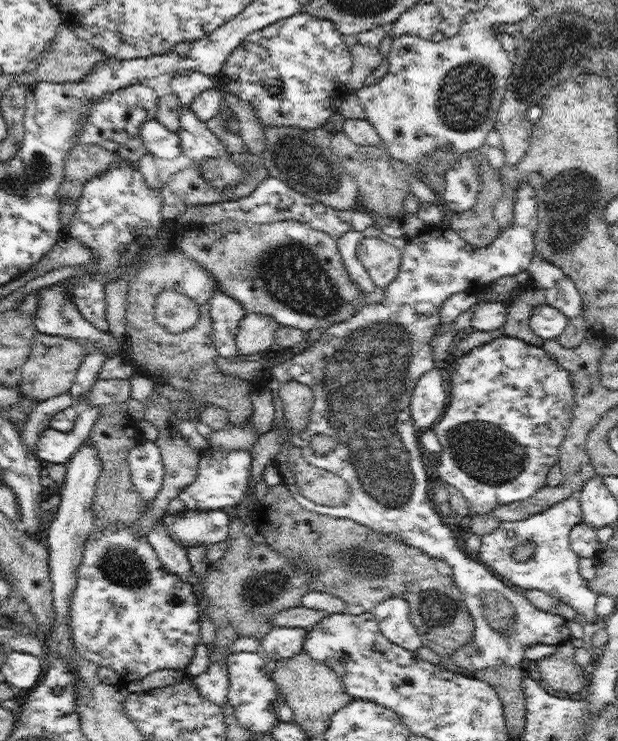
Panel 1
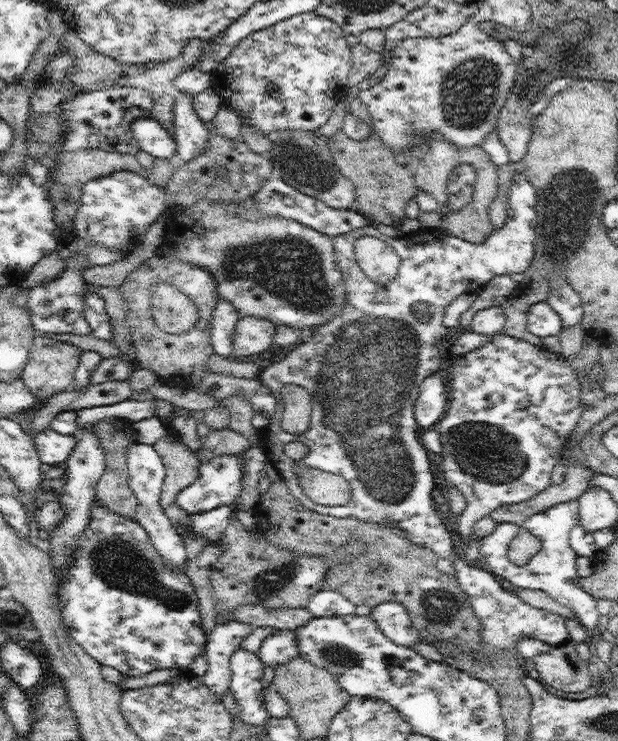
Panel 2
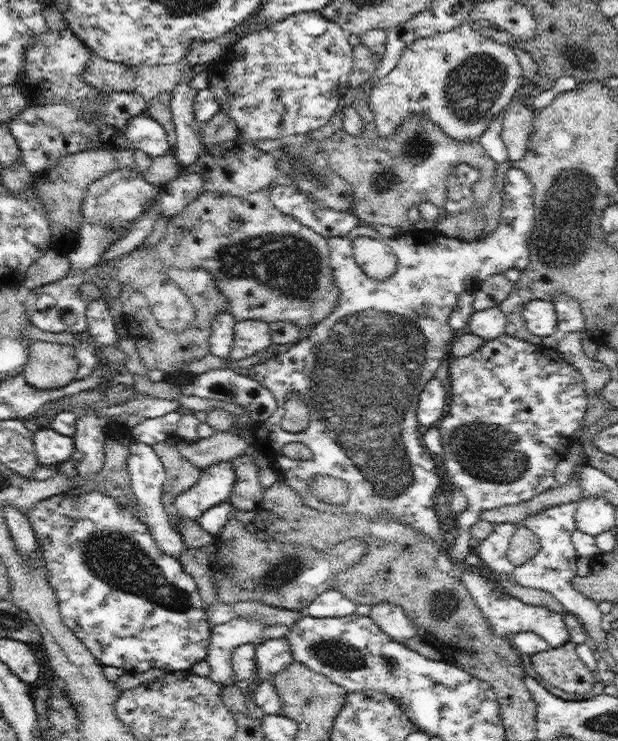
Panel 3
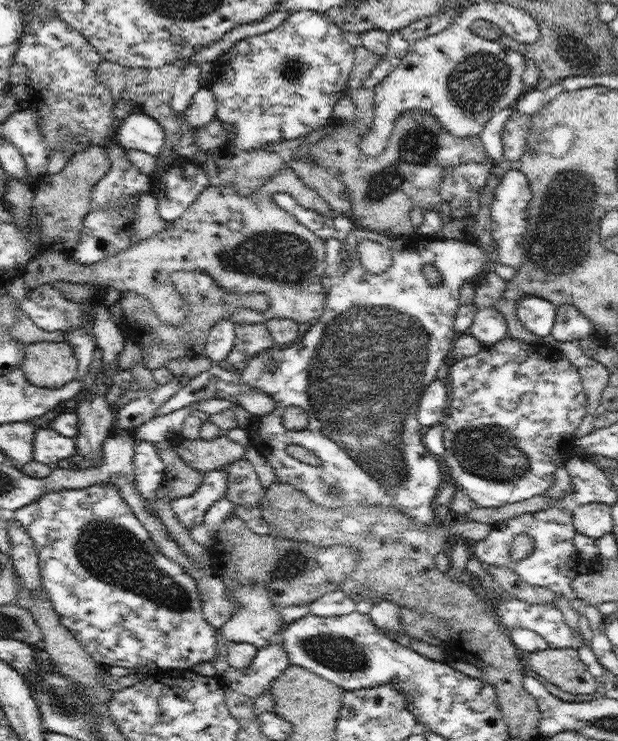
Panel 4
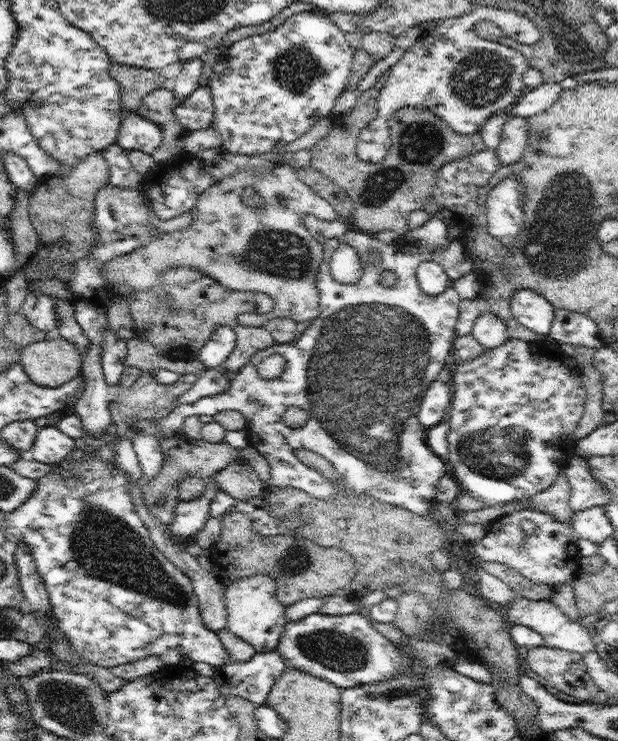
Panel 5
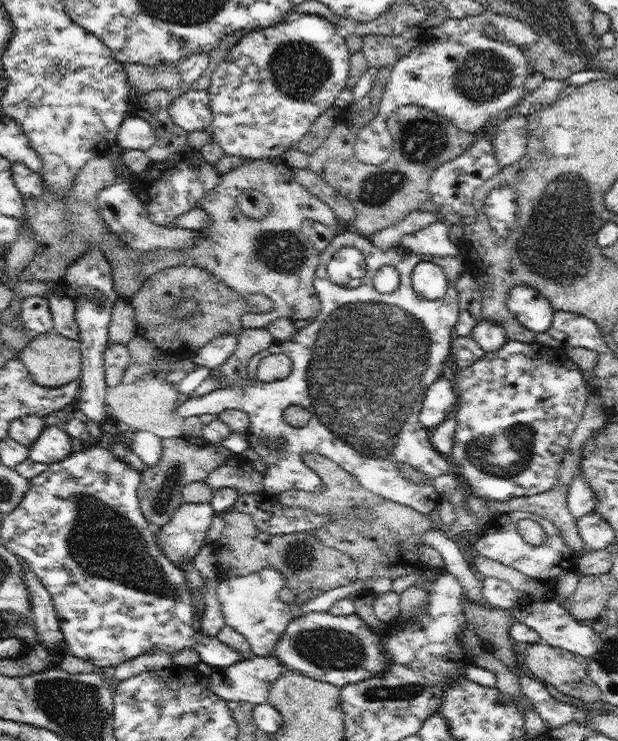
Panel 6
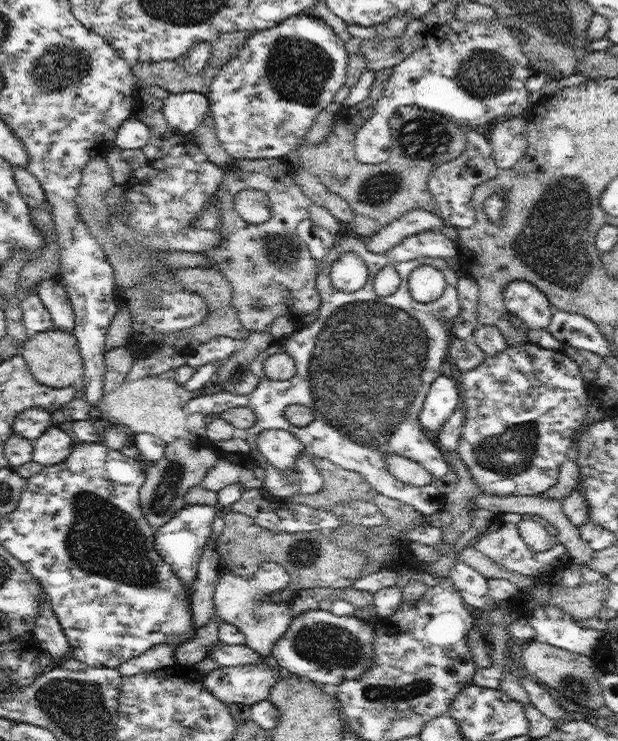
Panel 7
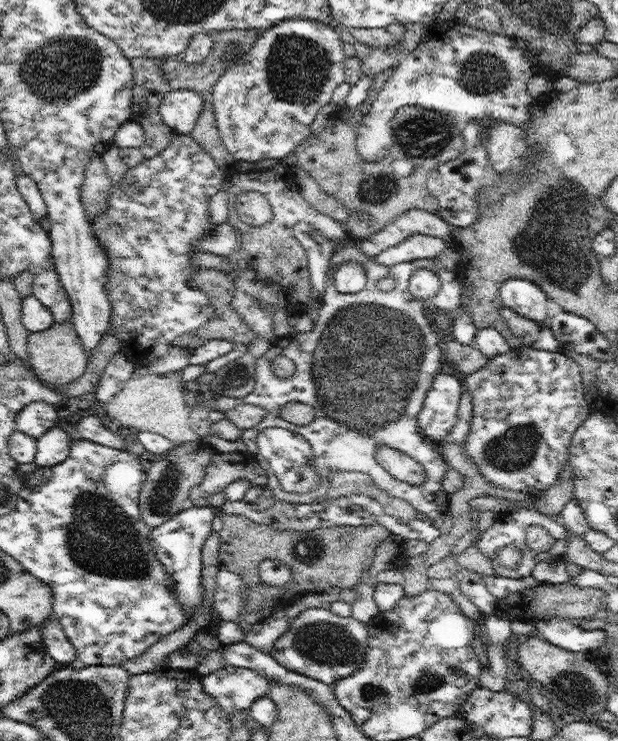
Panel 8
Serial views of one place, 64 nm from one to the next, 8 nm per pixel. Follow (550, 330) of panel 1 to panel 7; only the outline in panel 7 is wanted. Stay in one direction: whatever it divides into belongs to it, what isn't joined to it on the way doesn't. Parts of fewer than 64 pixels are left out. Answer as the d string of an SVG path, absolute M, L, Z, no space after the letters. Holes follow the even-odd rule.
M524 280L510 282L504 288L504 304L509 312L534 330L547 329L553 315L547 296L537 286Z

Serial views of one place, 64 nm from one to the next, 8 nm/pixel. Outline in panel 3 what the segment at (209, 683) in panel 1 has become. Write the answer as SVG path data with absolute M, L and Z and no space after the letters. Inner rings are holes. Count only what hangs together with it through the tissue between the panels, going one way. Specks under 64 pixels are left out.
M236 619L222 624L211 625L211 640L206 661L210 664L208 678L225 687L233 684L231 656L242 644L259 645L264 624L262 620Z

